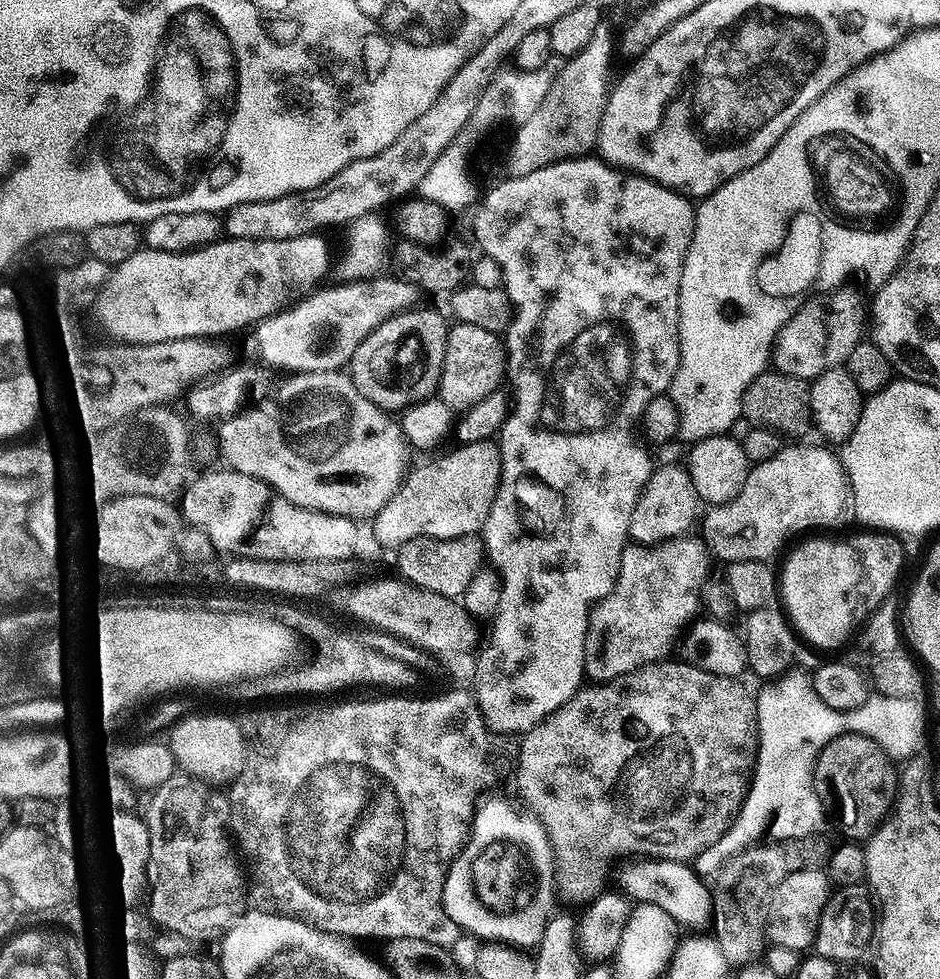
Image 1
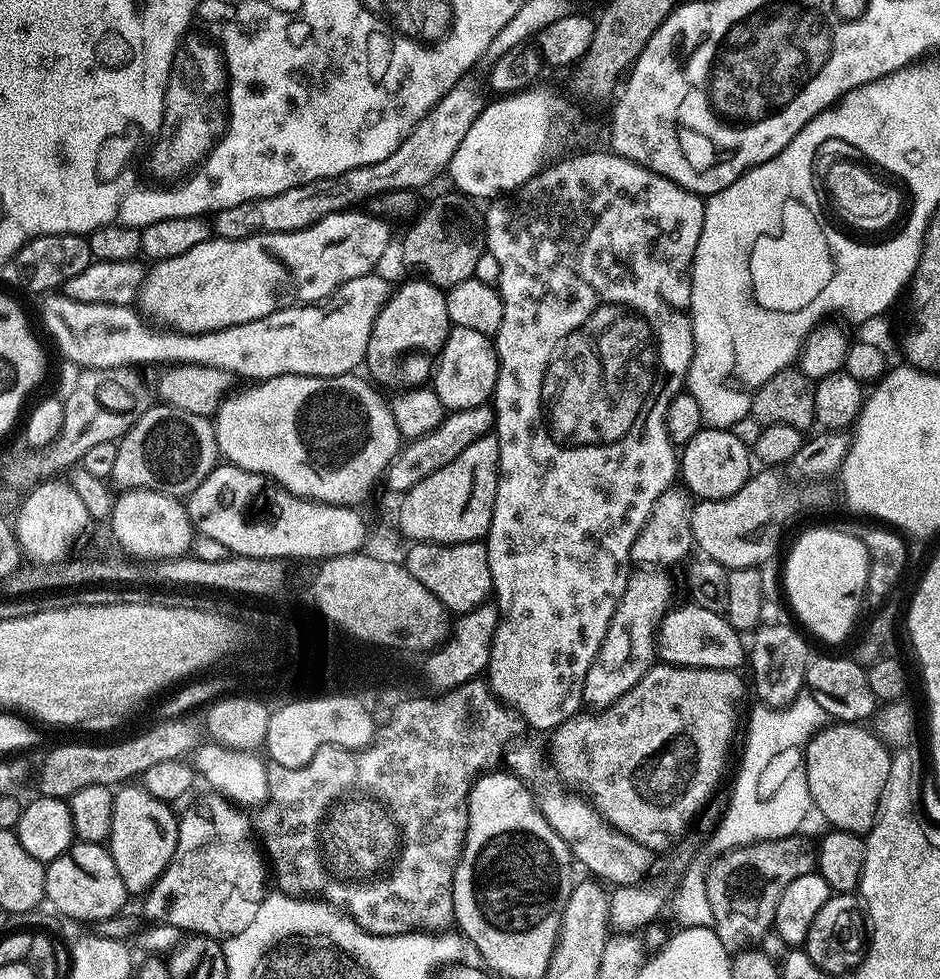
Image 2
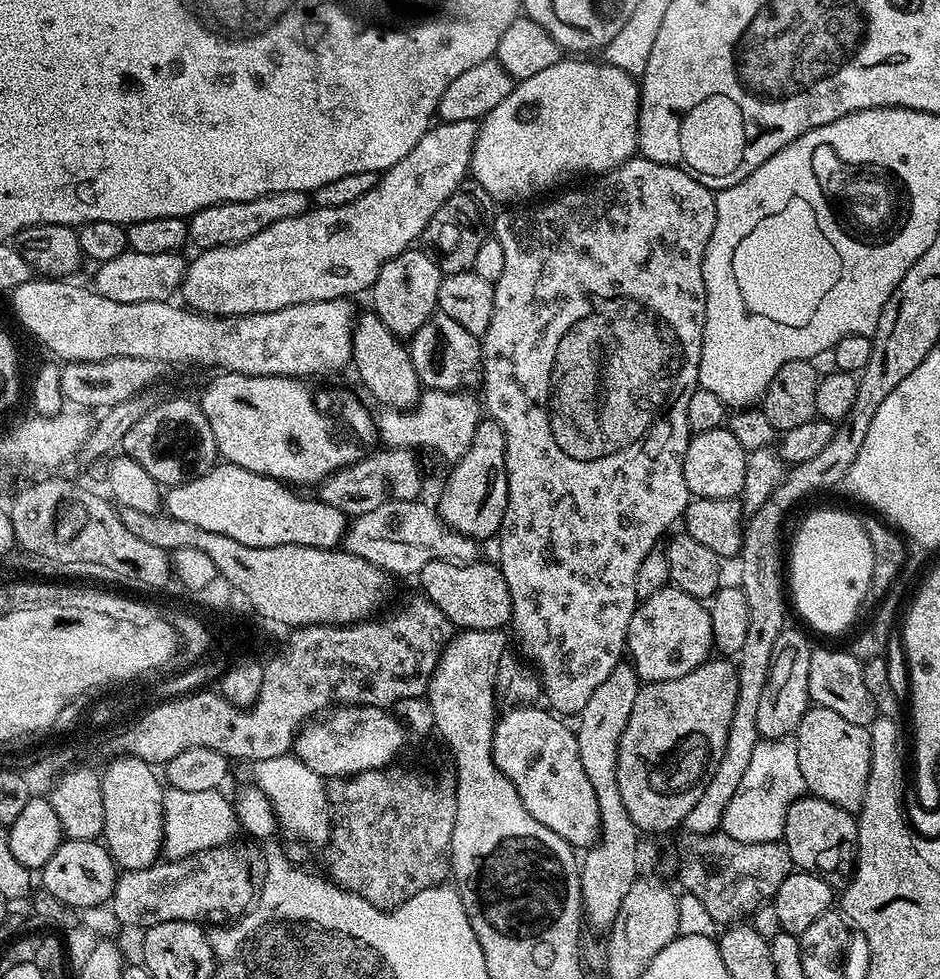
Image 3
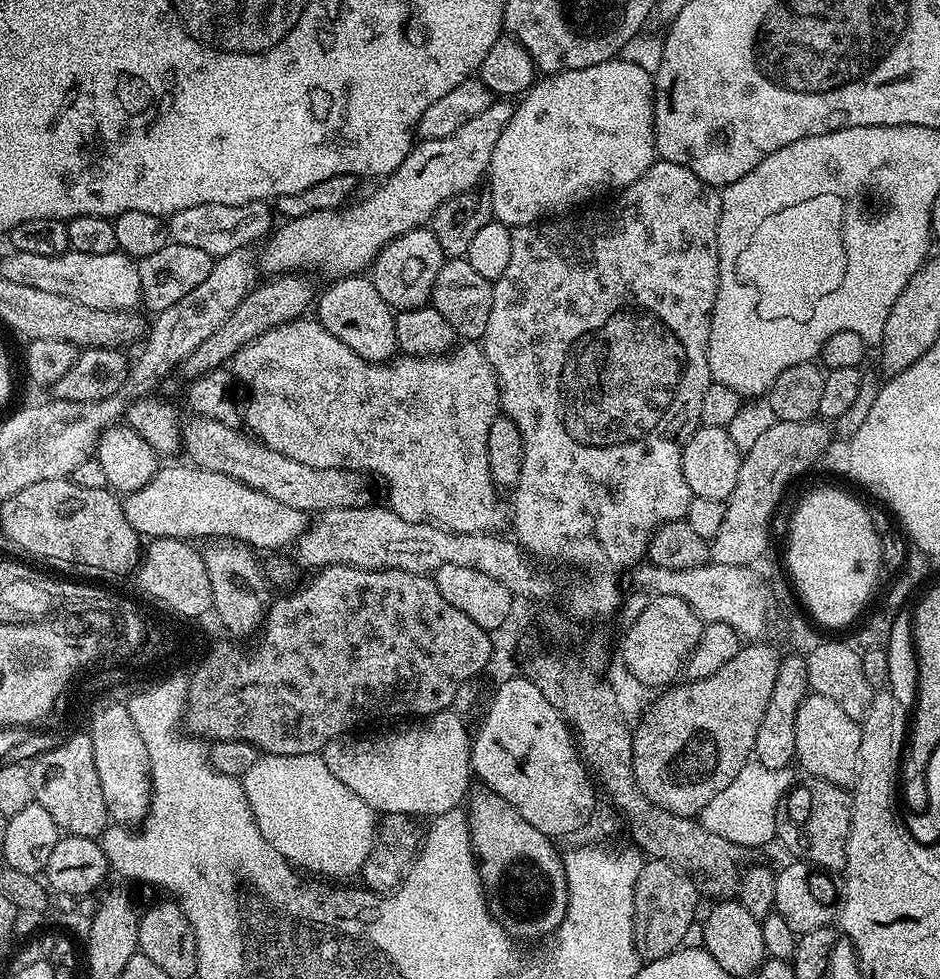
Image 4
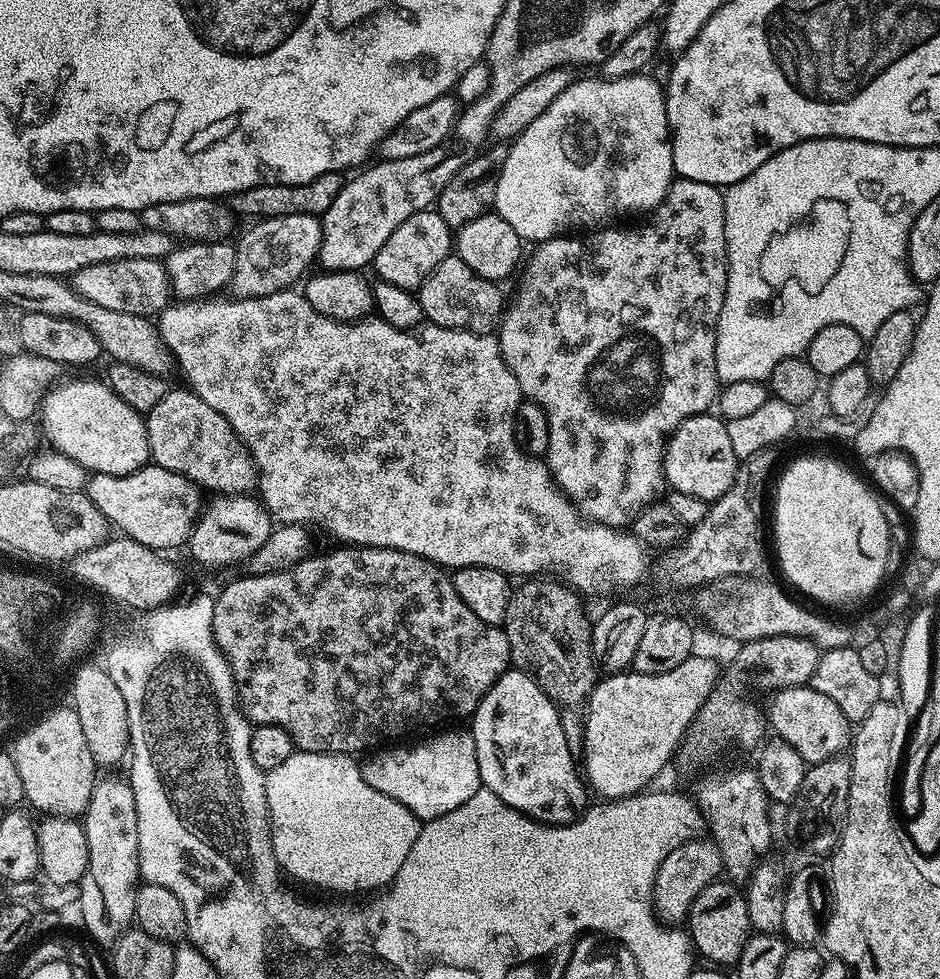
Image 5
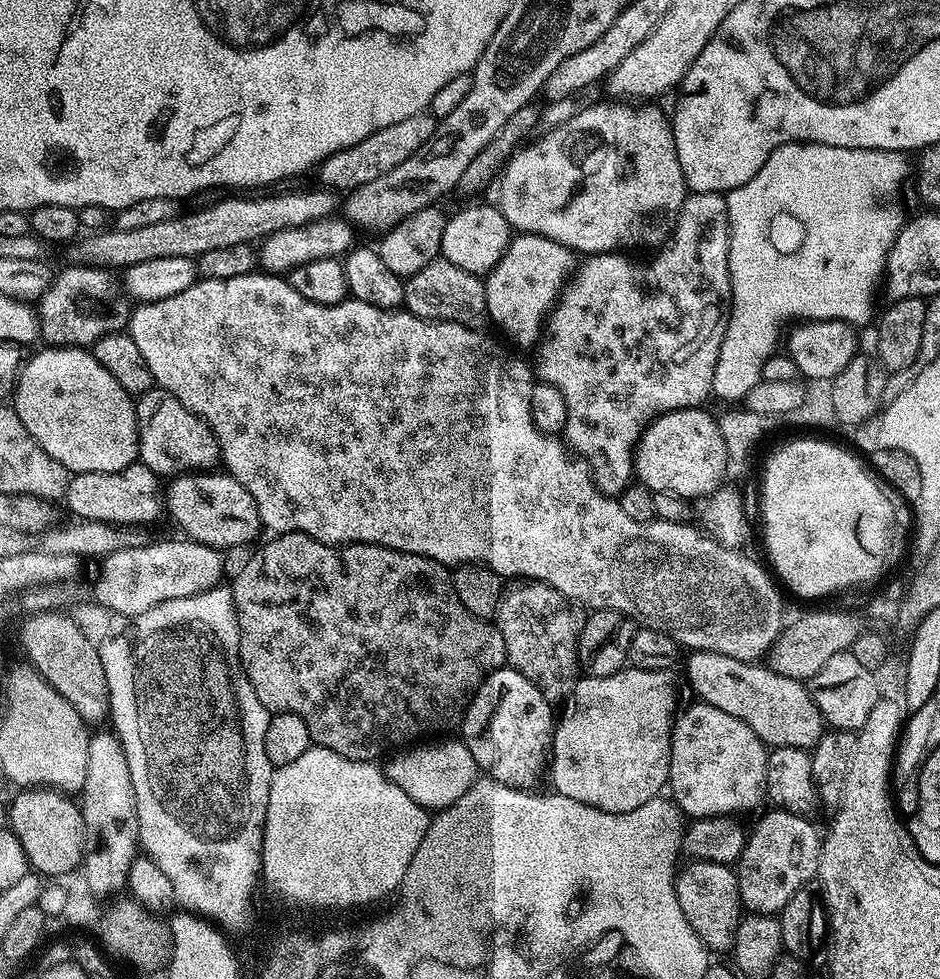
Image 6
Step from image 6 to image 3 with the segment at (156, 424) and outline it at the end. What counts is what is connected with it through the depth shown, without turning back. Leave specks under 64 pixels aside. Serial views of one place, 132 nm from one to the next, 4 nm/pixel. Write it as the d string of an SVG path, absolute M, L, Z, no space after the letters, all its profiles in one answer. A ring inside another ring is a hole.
M389 448L373 451L371 454L363 456L356 464L343 468L326 479L320 481L318 485L318 499L334 506L345 517L355 518L362 514L370 514L370 510L375 510L382 502L380 496L380 480L389 488L391 499L393 500L416 500L419 497L420 487L424 480L420 477L420 460L415 451L411 448Z

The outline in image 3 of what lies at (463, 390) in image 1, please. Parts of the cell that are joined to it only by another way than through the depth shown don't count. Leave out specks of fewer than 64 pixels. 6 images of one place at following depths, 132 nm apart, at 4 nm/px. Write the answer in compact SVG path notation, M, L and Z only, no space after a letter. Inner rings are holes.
M433 314L410 337L412 365L425 389L438 392L472 390L479 385L484 371L484 354L481 341L470 330L458 326L454 318Z

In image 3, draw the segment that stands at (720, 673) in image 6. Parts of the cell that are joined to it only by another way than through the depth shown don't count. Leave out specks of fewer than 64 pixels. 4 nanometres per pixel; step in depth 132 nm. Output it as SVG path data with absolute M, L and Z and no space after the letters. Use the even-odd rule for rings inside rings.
M812 706L796 727L794 743L805 789L842 810L859 813L870 778L871 731L865 725L846 722L834 710Z

